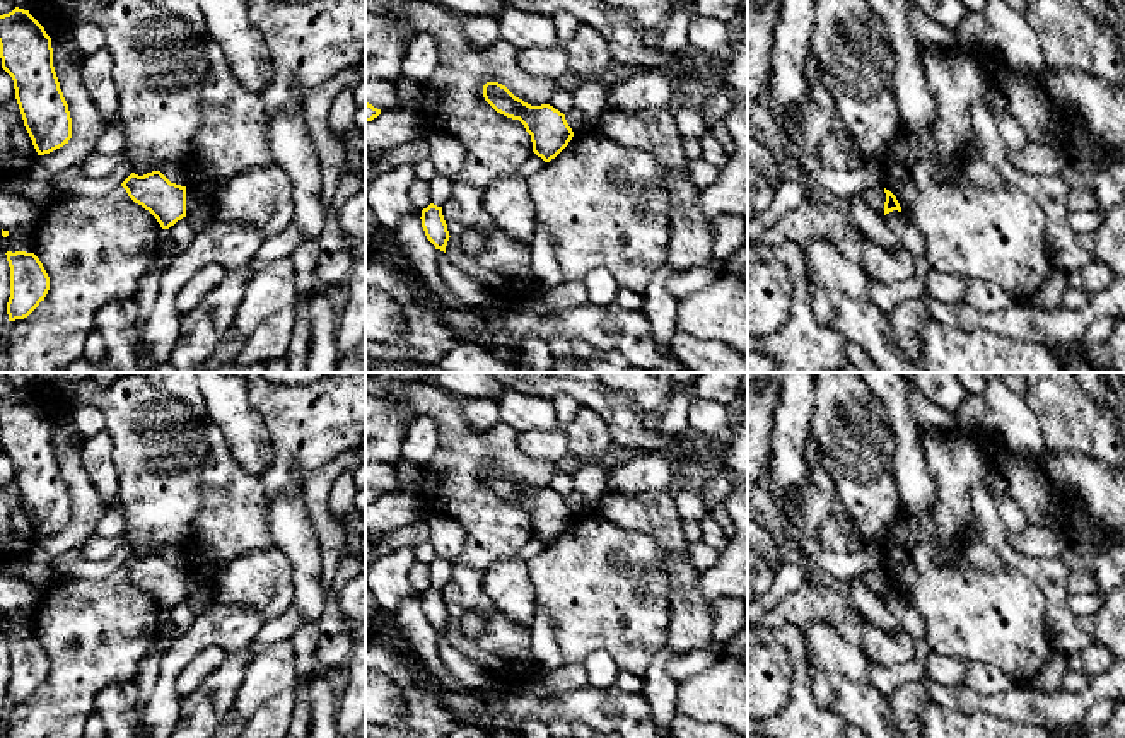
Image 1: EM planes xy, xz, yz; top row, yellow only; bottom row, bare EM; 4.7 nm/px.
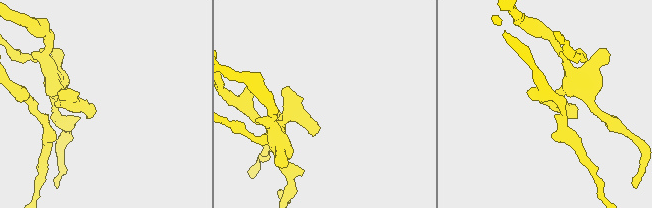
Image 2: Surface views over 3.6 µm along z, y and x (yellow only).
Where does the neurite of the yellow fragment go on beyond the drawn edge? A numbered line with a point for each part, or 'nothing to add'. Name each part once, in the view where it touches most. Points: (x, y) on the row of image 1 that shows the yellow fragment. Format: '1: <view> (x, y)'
nothing to add

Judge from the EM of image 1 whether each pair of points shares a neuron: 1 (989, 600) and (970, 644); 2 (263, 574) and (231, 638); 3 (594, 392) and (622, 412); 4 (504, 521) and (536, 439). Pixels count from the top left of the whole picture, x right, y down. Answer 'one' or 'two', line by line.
1: one
2: two
3: one
4: two

